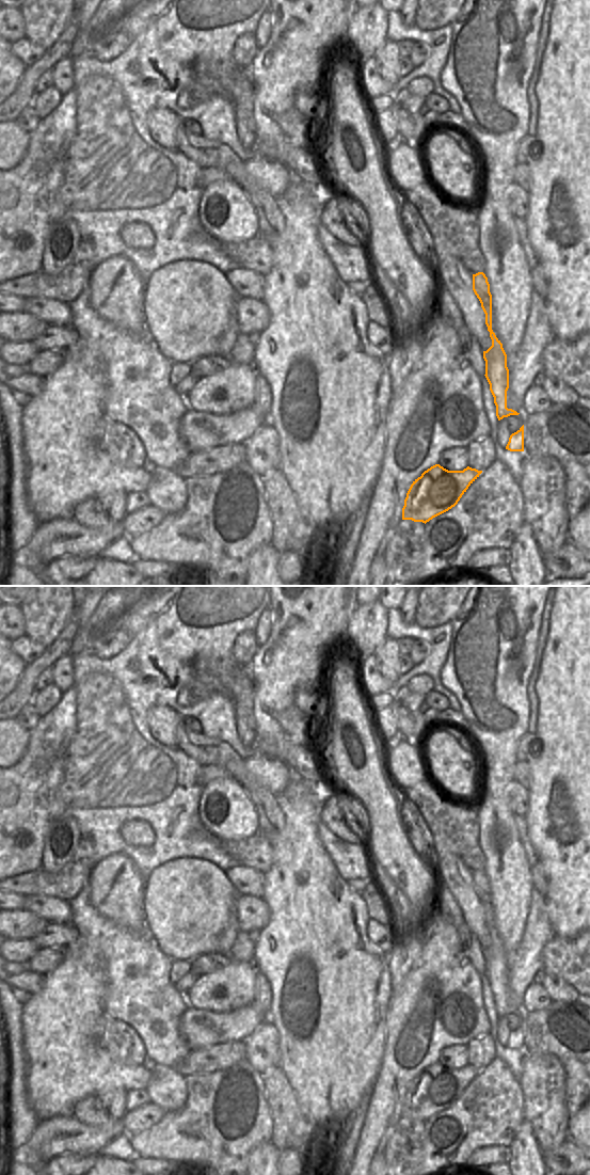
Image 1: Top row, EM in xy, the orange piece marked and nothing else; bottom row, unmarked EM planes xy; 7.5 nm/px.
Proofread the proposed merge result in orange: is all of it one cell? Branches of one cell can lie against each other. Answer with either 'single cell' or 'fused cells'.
fused cells

